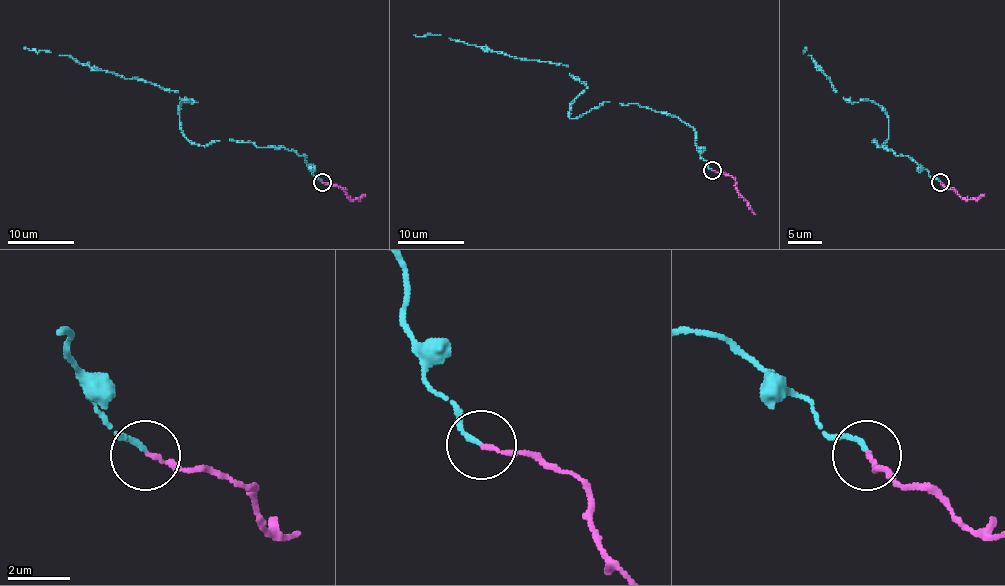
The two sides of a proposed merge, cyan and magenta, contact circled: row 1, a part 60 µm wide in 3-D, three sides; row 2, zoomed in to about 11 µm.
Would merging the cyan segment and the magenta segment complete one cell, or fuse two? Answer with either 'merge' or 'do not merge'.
merge

